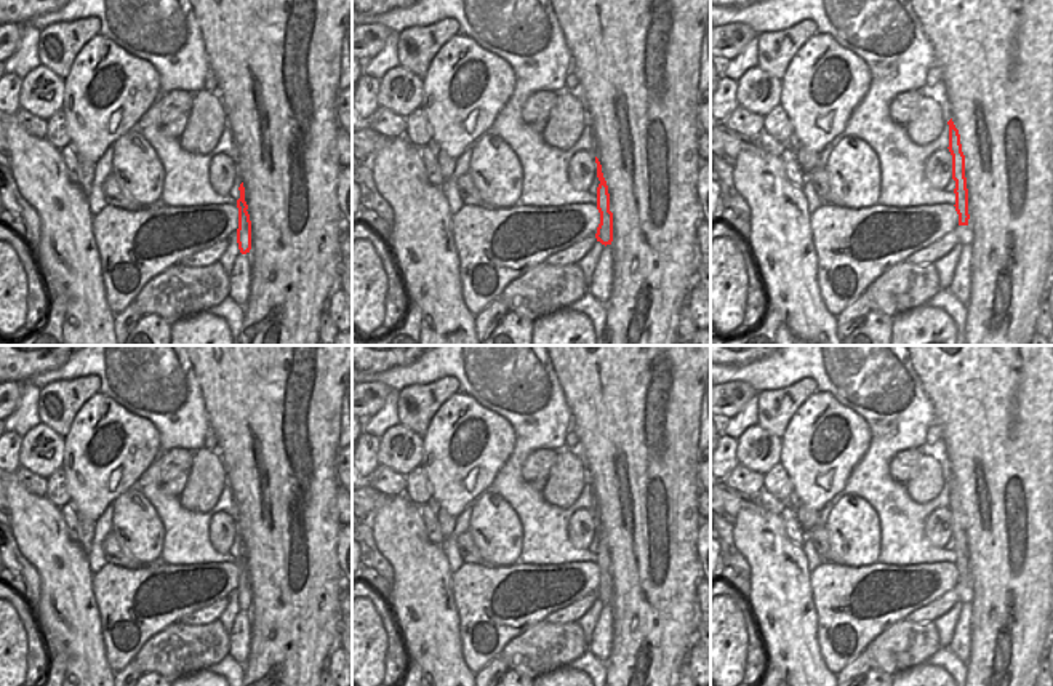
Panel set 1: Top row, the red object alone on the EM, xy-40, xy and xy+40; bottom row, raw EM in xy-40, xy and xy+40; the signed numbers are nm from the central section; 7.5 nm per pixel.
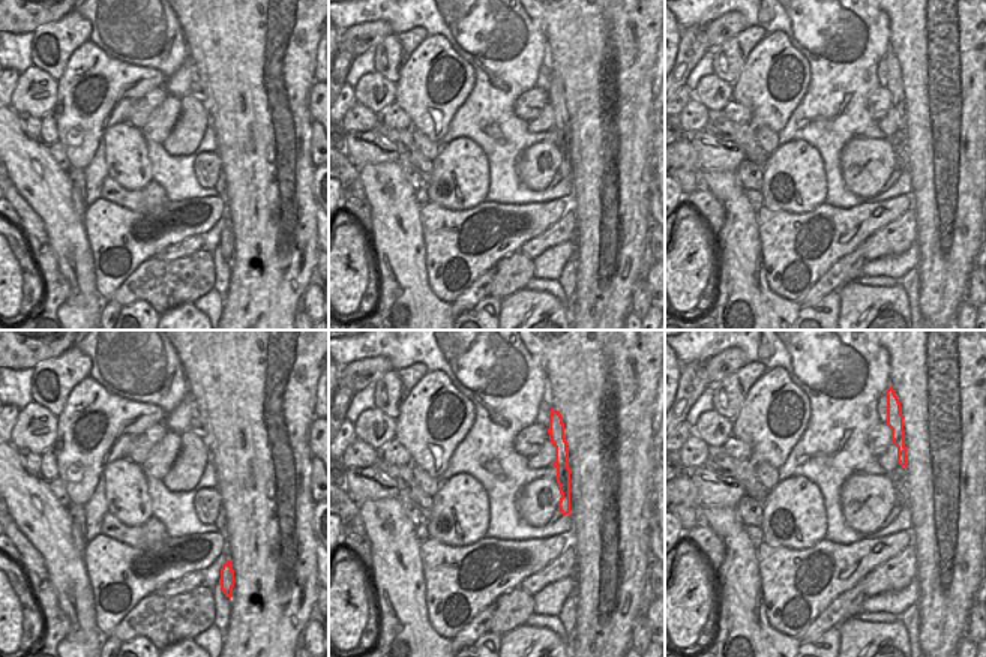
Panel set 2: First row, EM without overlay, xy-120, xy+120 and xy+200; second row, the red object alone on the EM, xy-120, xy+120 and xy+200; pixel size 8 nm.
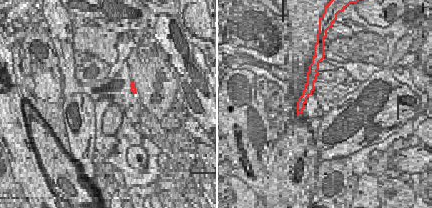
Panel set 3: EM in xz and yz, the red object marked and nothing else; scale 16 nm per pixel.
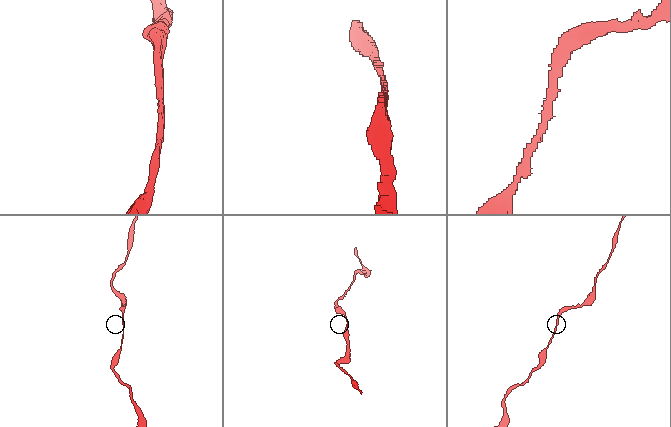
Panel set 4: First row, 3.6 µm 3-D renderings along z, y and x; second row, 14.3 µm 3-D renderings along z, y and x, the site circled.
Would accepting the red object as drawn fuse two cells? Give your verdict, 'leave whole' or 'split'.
leave whole

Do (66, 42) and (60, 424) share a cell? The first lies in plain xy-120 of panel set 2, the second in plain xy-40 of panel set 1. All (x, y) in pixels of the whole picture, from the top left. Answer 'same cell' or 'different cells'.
same cell

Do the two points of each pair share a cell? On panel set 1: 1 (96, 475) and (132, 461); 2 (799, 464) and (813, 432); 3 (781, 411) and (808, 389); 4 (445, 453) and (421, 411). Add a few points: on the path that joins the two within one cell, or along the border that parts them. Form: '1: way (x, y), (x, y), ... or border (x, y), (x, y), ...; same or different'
1: way (104, 467), (114, 461), (124, 461); same
2: way (807, 456), (813, 440); same
3: way (788, 405), (802, 395); same
4: border (453, 395), (442, 403), (421, 435); different

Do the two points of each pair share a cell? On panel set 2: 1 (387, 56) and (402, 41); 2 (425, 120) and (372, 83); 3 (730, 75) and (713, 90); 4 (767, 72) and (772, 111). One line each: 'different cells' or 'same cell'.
1: same cell
2: different cells
3: different cells
4: same cell

